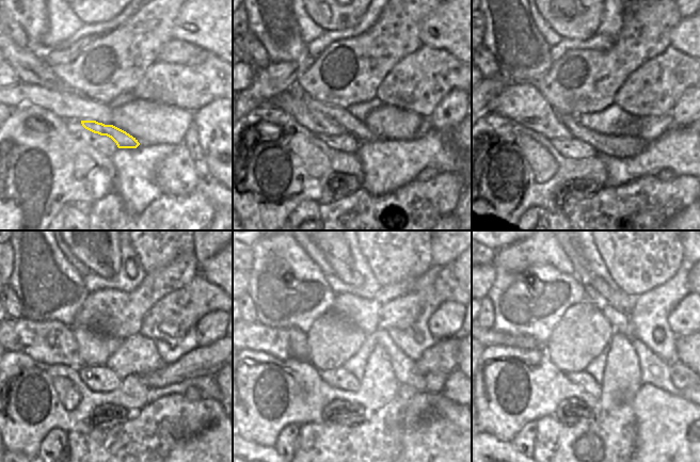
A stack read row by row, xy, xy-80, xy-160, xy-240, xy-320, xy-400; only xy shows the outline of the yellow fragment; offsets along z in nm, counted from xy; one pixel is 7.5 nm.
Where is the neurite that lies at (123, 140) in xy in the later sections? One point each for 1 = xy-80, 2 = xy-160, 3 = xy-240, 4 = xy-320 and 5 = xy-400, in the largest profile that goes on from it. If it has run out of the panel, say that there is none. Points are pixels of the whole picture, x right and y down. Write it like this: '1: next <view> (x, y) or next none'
1: next xy-80 (315, 122)
2: next xy-160 (526, 100)
3: next xy-240 (49, 341)
4: next xy-320 (283, 343)
5: next xy-400 (493, 337)

